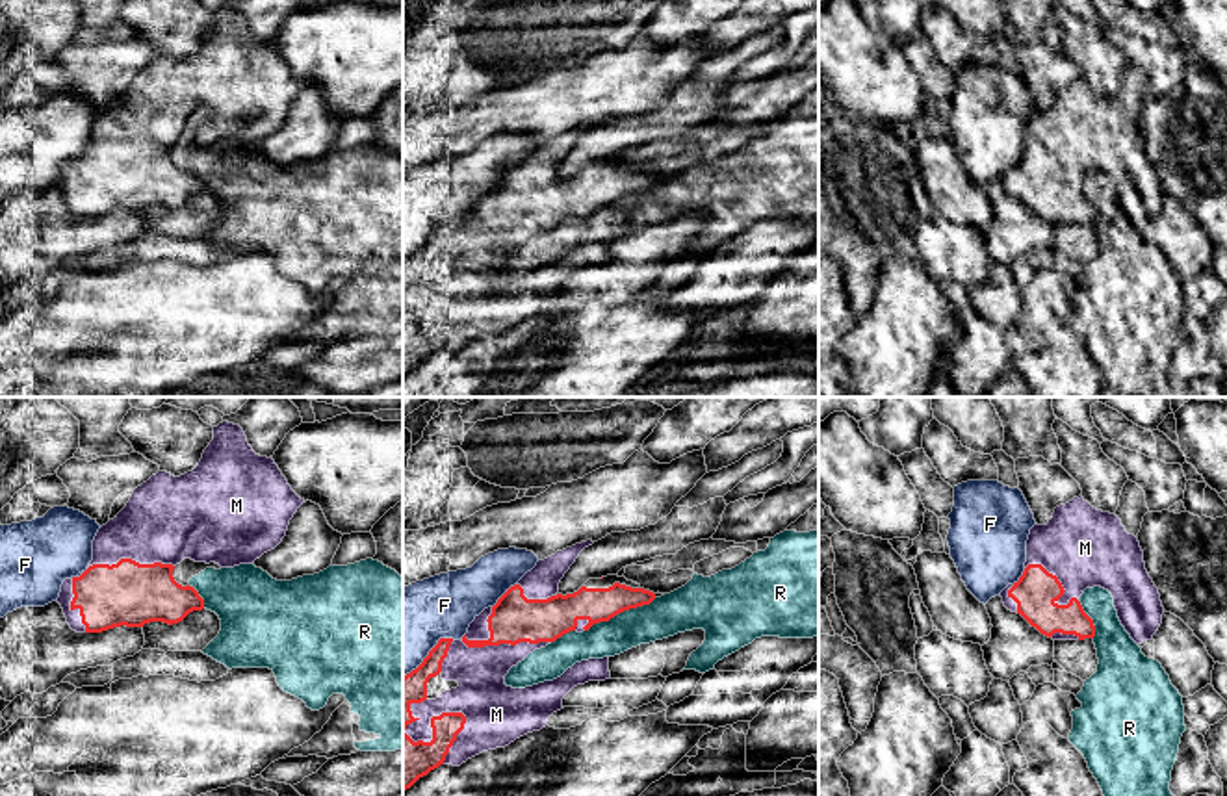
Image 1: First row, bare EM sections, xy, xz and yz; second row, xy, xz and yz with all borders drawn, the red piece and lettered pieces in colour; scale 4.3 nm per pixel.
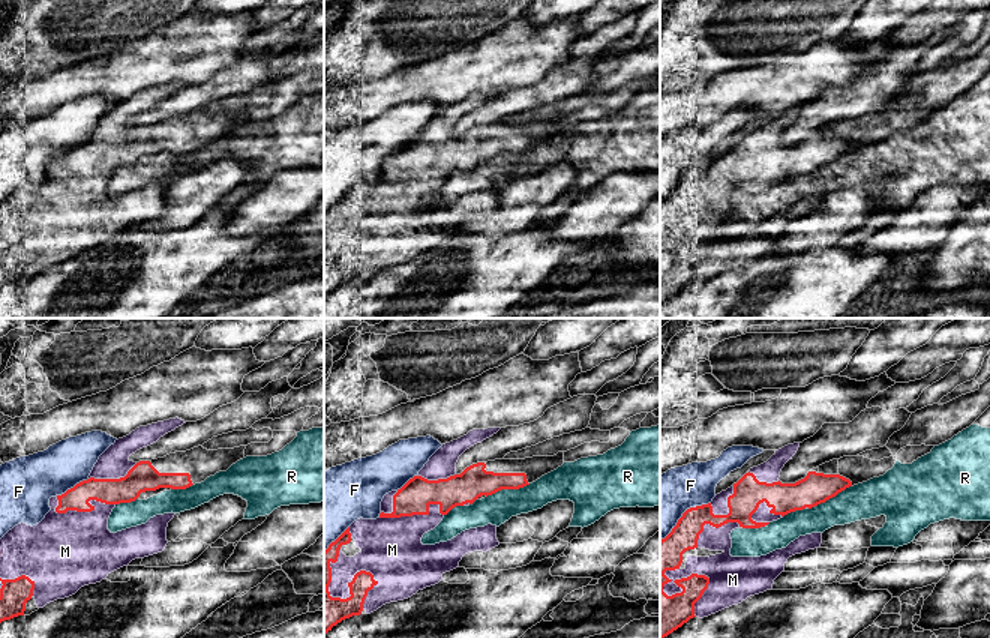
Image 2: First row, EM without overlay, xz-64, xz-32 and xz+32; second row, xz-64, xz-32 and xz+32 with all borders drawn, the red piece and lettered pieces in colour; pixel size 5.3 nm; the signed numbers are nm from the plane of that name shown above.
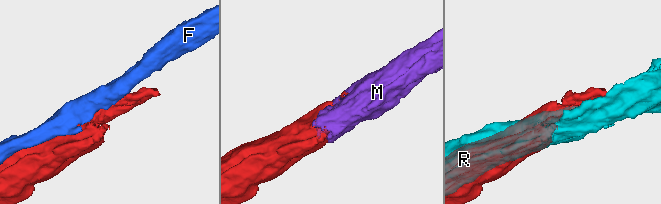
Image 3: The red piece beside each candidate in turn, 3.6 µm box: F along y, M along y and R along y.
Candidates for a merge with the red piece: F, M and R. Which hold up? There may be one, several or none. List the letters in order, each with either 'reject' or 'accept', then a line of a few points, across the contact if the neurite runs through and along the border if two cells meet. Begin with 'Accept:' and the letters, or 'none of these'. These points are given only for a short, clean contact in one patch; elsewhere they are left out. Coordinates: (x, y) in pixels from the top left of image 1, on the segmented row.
Accept: M
F: reject
M: accept
R: reject

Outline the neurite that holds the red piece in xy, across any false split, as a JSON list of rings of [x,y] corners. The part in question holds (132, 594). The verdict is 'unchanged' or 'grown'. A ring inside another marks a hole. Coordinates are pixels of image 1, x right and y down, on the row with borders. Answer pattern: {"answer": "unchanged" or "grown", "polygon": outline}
{"answer": "grown", "polygon": [[[223,421],[213,427],[213,440],[193,471],[180,477],[158,471],[134,490],[126,507],[98,529],[87,570],[65,579],[56,601],[76,633],[178,623],[202,610],[204,599],[174,581],[176,564],[184,558],[221,568],[252,564],[282,542],[303,503],[275,460],[256,455],[239,425]]]}

